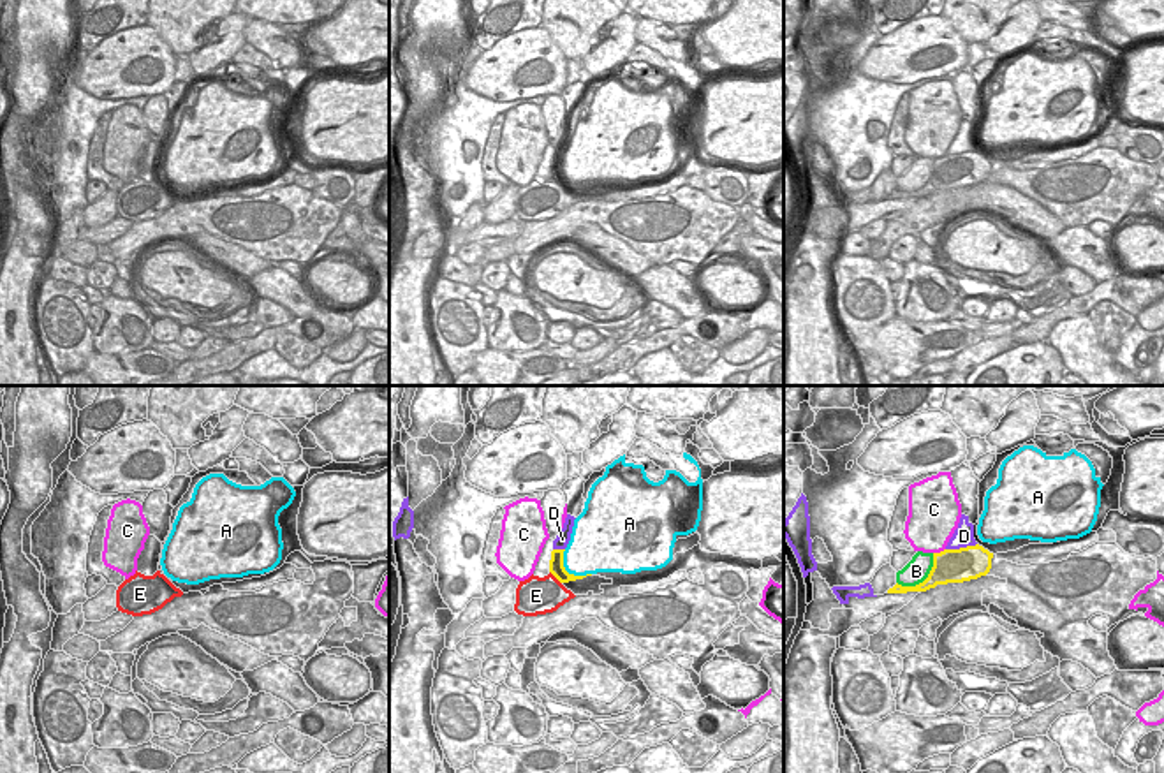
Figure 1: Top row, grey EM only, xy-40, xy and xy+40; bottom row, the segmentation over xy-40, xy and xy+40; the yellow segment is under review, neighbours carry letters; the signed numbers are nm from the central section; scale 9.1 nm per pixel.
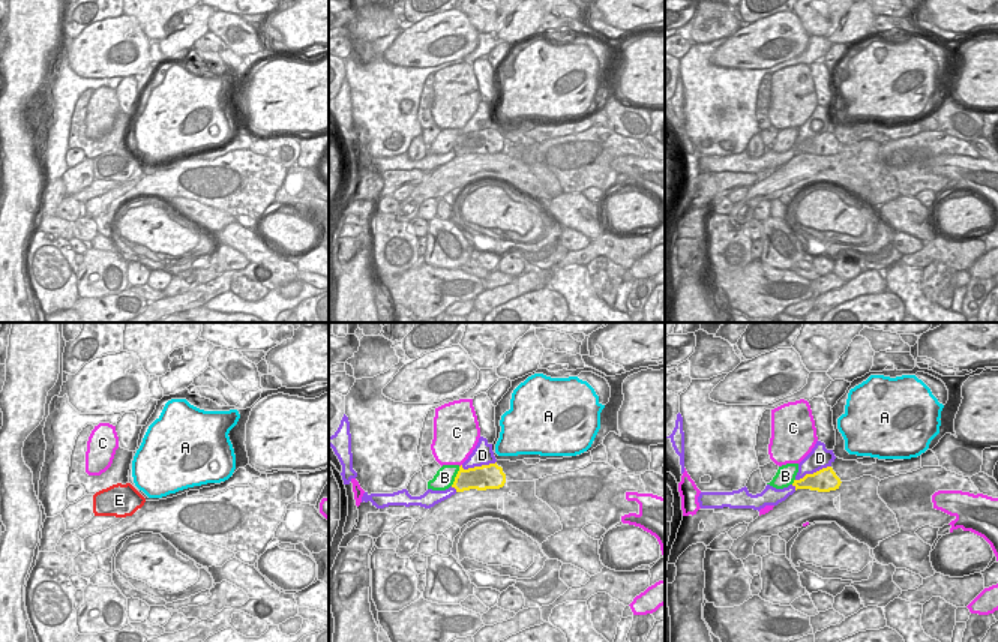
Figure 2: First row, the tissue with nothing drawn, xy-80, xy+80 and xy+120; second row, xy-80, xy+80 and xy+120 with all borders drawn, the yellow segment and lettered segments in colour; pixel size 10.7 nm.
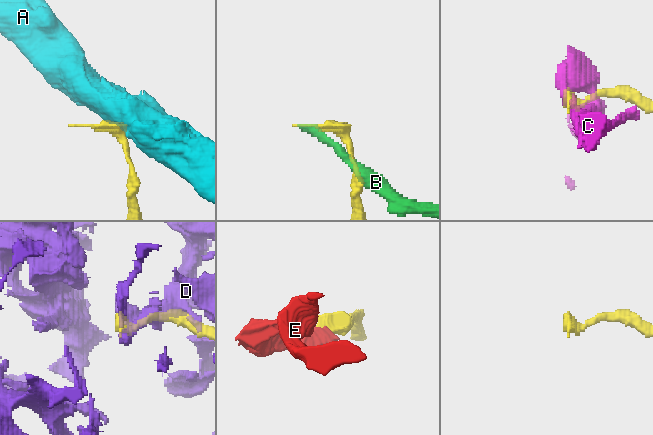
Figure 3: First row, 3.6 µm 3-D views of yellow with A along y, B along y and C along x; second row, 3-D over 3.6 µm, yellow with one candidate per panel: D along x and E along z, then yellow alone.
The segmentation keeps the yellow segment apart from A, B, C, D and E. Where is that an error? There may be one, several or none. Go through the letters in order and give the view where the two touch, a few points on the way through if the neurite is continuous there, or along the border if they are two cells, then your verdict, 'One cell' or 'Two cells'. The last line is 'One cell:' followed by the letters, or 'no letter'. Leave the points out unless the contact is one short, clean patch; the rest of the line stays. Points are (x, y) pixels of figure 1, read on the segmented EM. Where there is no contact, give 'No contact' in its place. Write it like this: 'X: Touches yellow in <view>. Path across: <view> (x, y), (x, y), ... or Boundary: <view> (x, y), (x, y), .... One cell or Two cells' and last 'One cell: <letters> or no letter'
A: Touches yellow in xy. Boundary: xy (562, 552), (562, 566), (569, 573), (590, 574). Two cells
B: Touches yellow in xy+40. Two cells
C: Touches yellow in xy+40. Two cells
D: Touches yellow in xy+40. Two cells
E: Touches yellow in xy. Path across: xy (557, 569), (555, 576), (536, 596). One cell
One cell: E.

